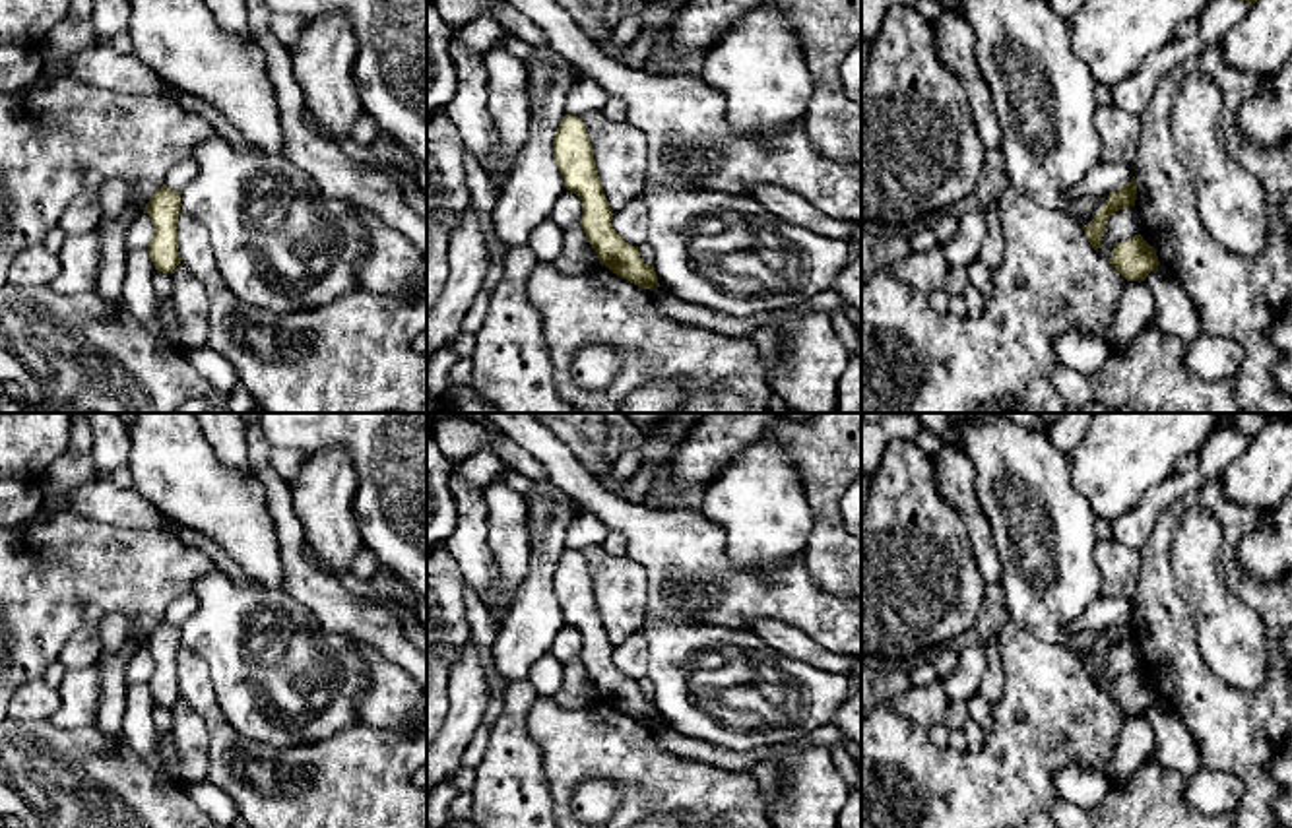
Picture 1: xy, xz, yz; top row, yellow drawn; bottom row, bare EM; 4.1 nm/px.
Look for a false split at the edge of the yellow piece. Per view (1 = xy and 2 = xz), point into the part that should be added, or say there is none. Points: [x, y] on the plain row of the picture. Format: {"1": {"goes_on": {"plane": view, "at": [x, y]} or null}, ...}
{"1": {"goes_on": null}, "2": {"goes_on": null}}

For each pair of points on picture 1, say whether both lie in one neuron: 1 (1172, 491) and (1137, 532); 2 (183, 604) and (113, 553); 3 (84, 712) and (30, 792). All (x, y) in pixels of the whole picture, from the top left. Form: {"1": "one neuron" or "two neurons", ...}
{"1": "one neuron", "2": "two neurons", "3": "two neurons"}

